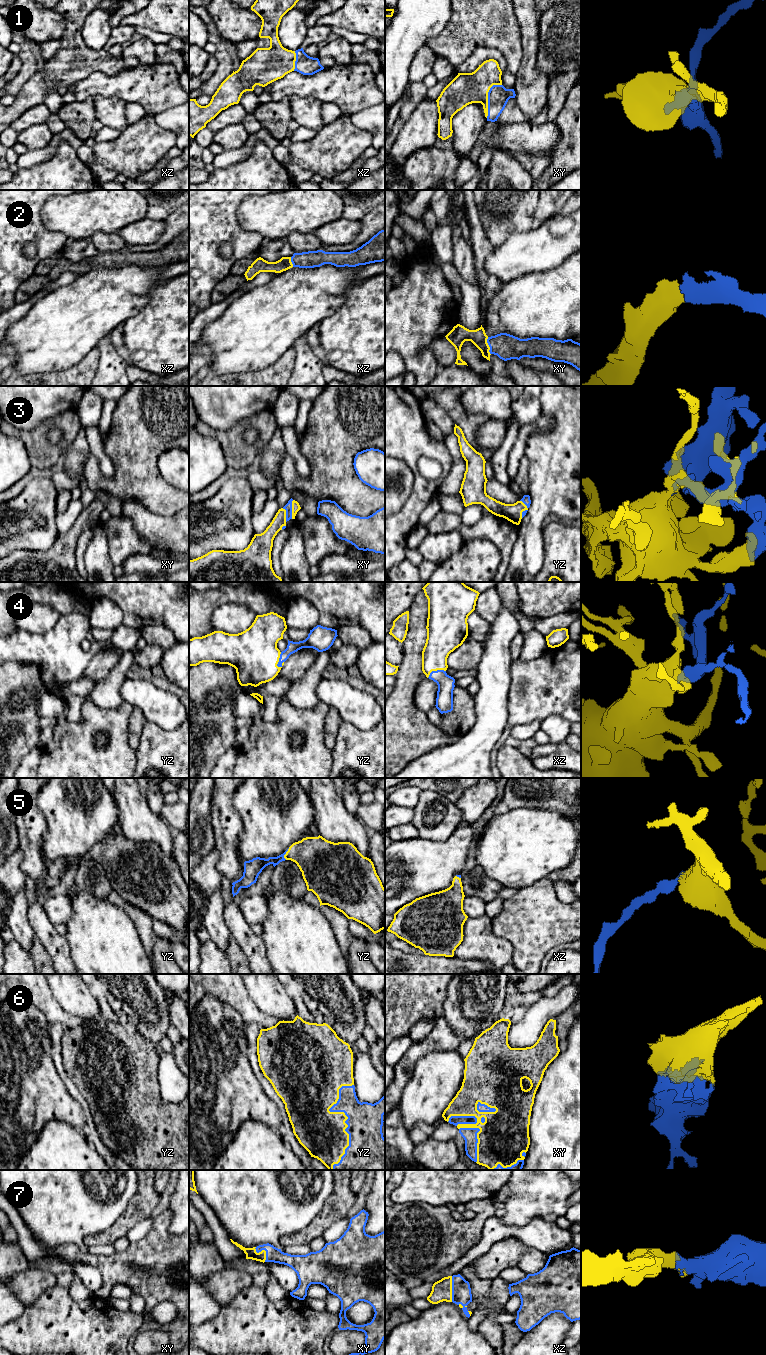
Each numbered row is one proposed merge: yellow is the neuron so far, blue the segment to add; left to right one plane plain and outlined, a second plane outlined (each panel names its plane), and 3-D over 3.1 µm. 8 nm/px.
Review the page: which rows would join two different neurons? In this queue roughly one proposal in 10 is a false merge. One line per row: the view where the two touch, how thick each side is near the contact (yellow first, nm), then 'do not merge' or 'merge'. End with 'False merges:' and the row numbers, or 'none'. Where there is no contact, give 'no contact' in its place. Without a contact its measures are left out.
1: meets yellow in xy; 260 nm thick on the yellow side, 170 nm on the other; merge
2: meets yellow in xy; 140 nm thick on the yellow side, 200 nm on the other; merge
3: meets yellow in xy; 70 nm thick on the yellow side, 60 nm on the other; merge
4: meets yellow in yz; 380 nm thick on the yellow side, 90 nm on the other; merge
5: meets yellow in yz; 320 nm thick on the yellow side, 120 nm on the other; merge
6: meets yellow in yz; 380 nm thick on the yellow side, 280 nm on the other; merge
7: meets yellow in xz; 160 nm thick on the yellow side, 160 nm on the other; merge
False merges: none

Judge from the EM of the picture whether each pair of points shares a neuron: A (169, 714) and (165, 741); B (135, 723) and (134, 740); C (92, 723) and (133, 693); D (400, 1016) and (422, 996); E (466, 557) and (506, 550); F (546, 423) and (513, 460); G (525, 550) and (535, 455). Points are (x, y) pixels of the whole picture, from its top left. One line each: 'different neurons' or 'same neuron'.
A: different neurons
B: same neuron
C: different neurons
D: same neuron
E: different neurons
F: same neuron
G: same neuron

